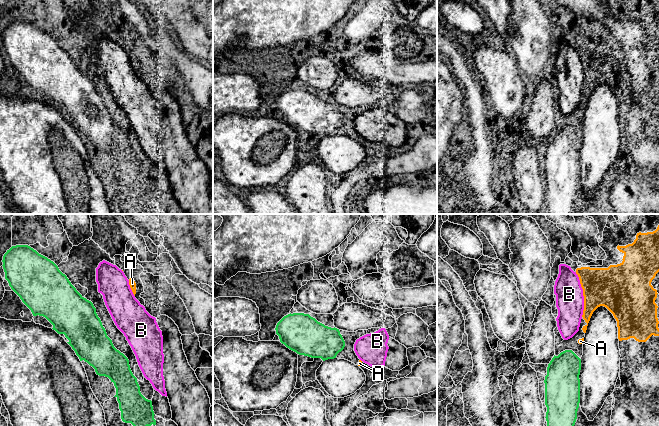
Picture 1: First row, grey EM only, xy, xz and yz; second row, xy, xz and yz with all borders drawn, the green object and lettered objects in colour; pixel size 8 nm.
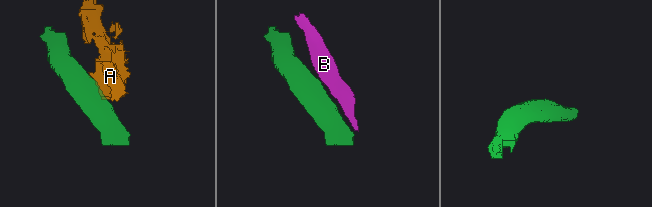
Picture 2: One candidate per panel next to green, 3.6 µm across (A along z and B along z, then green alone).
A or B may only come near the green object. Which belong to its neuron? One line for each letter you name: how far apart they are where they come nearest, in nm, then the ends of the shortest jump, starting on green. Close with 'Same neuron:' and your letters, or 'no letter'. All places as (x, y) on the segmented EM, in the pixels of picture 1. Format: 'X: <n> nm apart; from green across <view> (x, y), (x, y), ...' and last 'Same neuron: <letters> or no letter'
Same neuron: no letter

